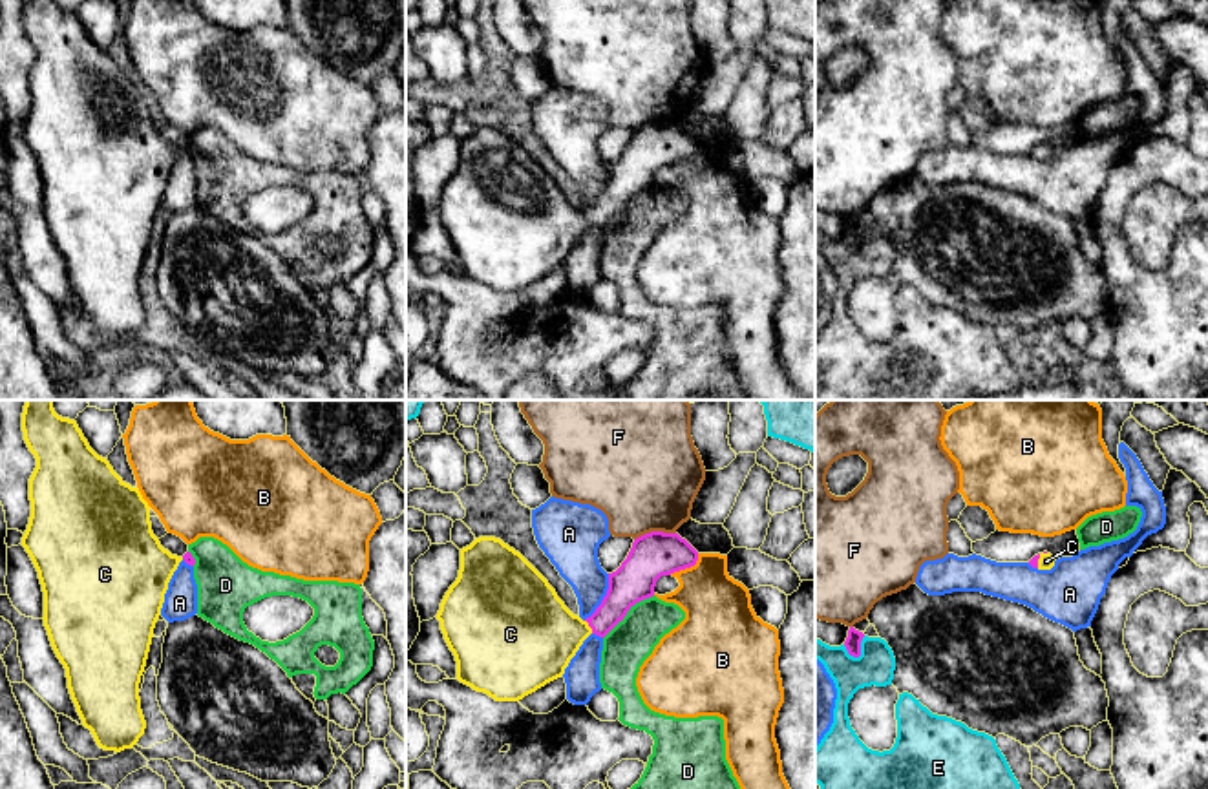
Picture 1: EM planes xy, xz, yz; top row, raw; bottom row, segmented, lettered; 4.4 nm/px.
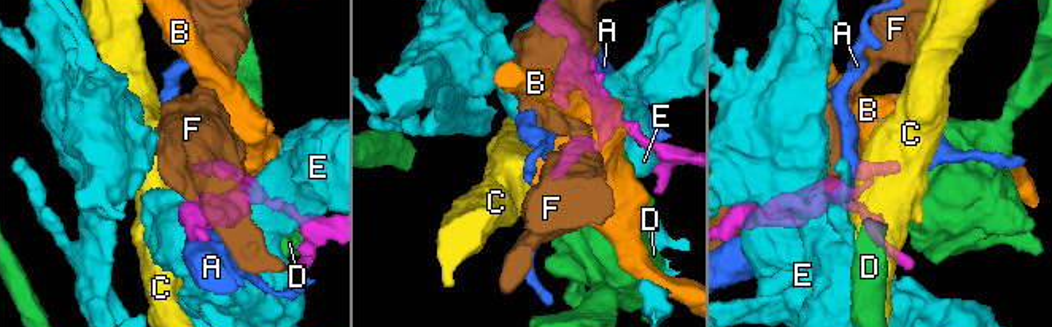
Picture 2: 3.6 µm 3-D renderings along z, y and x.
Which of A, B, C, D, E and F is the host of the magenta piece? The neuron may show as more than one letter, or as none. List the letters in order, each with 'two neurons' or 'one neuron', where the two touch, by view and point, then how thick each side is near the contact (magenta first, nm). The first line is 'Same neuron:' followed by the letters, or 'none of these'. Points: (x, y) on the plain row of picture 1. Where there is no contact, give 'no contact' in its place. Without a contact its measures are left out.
Same neuron: C
A: two neurons; meets magenta in xz at (604, 189); 180 nm thick on the magenta side, 220 nm on the other
B: two neurons; meets magenta in xz at (686, 157); 200 nm thick on the magenta side, 300 nm on the other
C: one neuron; meets magenta in xz at (589, 216); 170 nm thick on the magenta side, 380 nm on the other
D: two neurons; meets magenta in xz at (627, 201); 180 nm thick on the magenta side, 200 nm on the other
E: two neurons; meets magenta in yz at (859, 241); 70 nm thick on the magenta side, 170 nm on the other
F: two neurons; meets magenta in xz at (655, 123); 200 nm thick on the magenta side, 480 nm on the other

